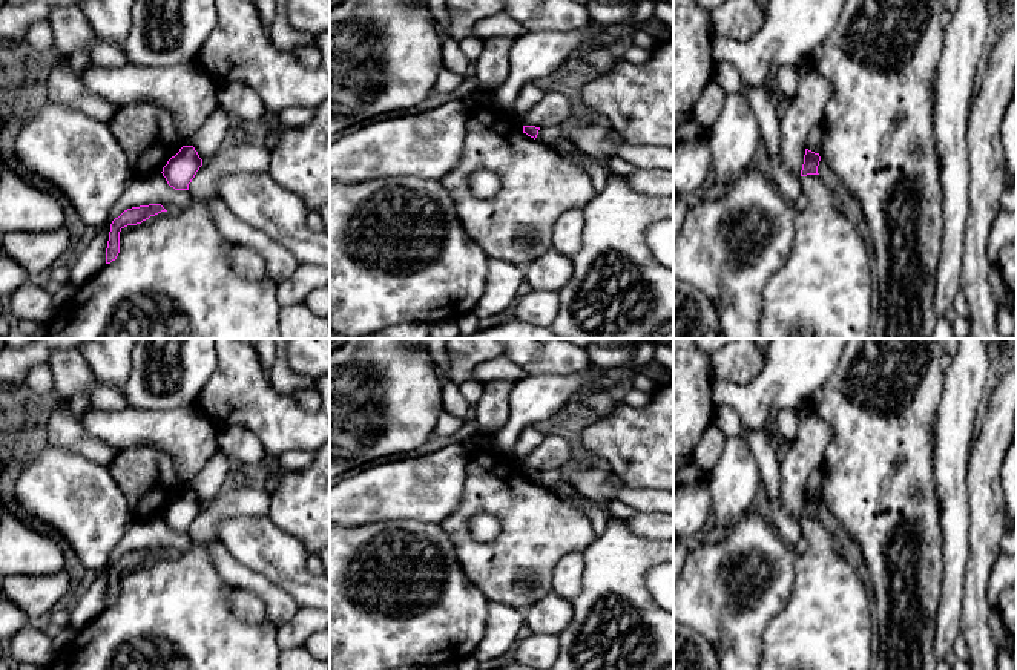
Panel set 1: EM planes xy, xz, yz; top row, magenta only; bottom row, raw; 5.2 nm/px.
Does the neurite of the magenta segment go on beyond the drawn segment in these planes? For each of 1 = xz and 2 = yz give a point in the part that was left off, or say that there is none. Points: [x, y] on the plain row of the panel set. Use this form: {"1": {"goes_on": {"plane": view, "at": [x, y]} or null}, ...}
{"1": {"goes_on": null}, "2": {"goes_on": null}}

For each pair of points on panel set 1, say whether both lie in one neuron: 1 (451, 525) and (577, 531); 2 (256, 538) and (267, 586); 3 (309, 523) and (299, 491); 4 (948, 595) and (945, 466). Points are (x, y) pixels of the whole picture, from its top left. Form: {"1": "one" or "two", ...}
{"1": "one", "2": "two", "3": "one", "4": "one"}

